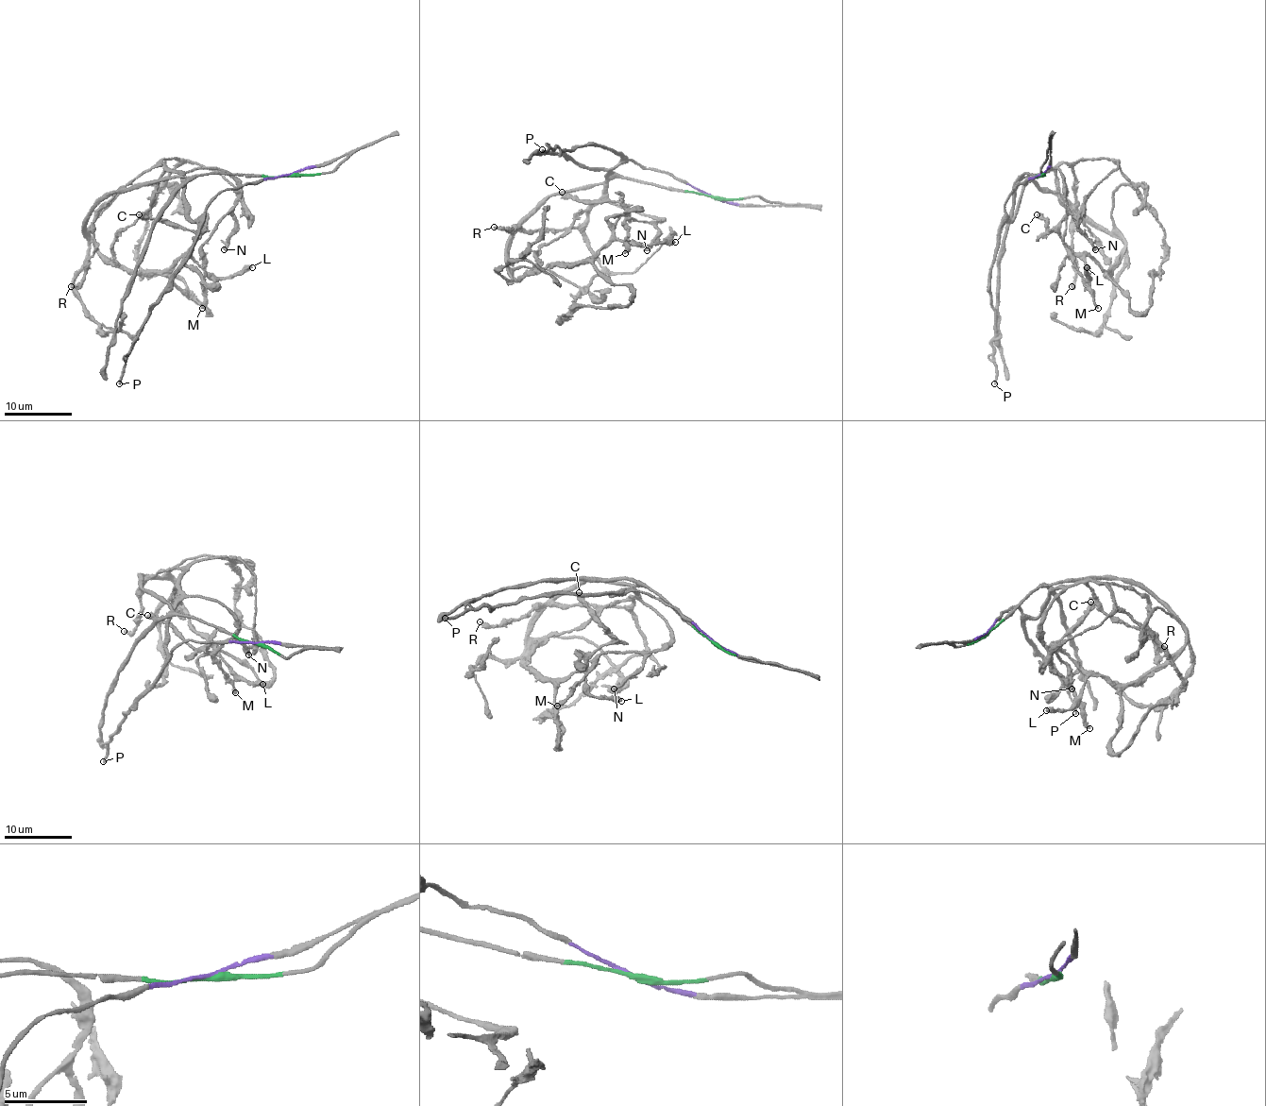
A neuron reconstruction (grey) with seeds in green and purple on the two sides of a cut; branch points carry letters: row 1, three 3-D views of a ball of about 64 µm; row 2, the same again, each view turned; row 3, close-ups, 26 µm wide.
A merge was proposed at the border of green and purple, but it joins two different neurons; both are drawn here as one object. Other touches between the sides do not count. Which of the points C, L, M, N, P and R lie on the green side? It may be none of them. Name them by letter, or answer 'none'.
C, L

